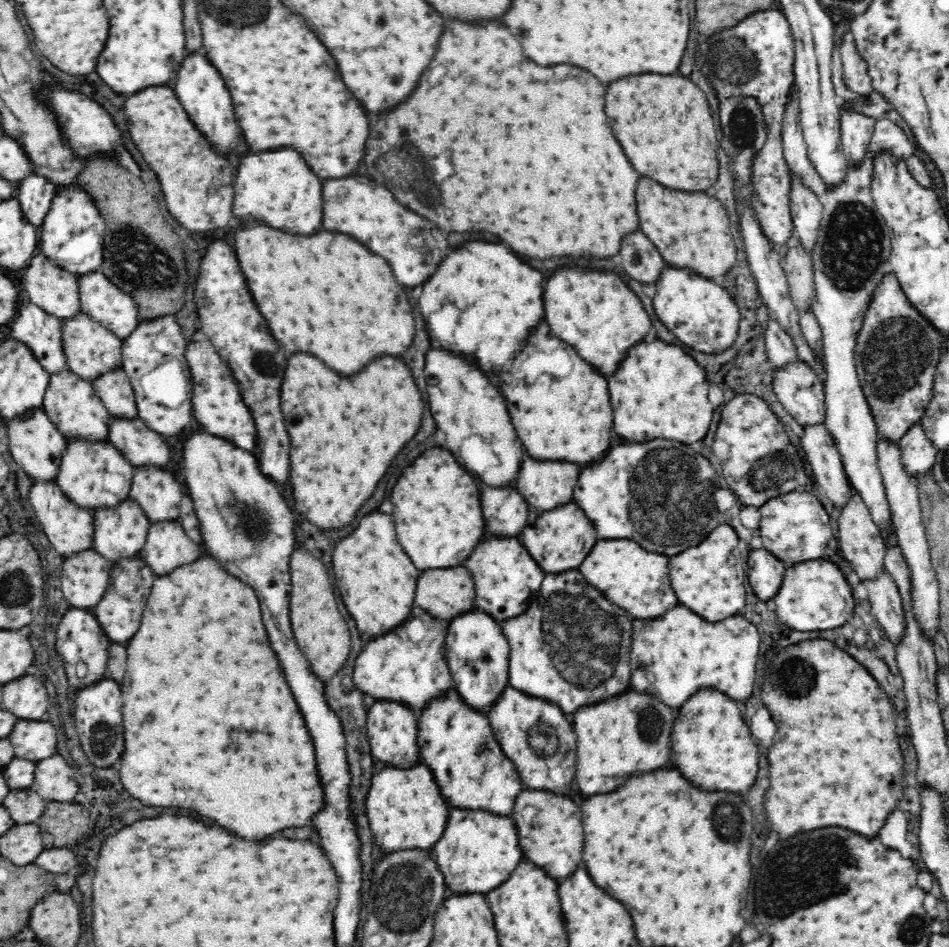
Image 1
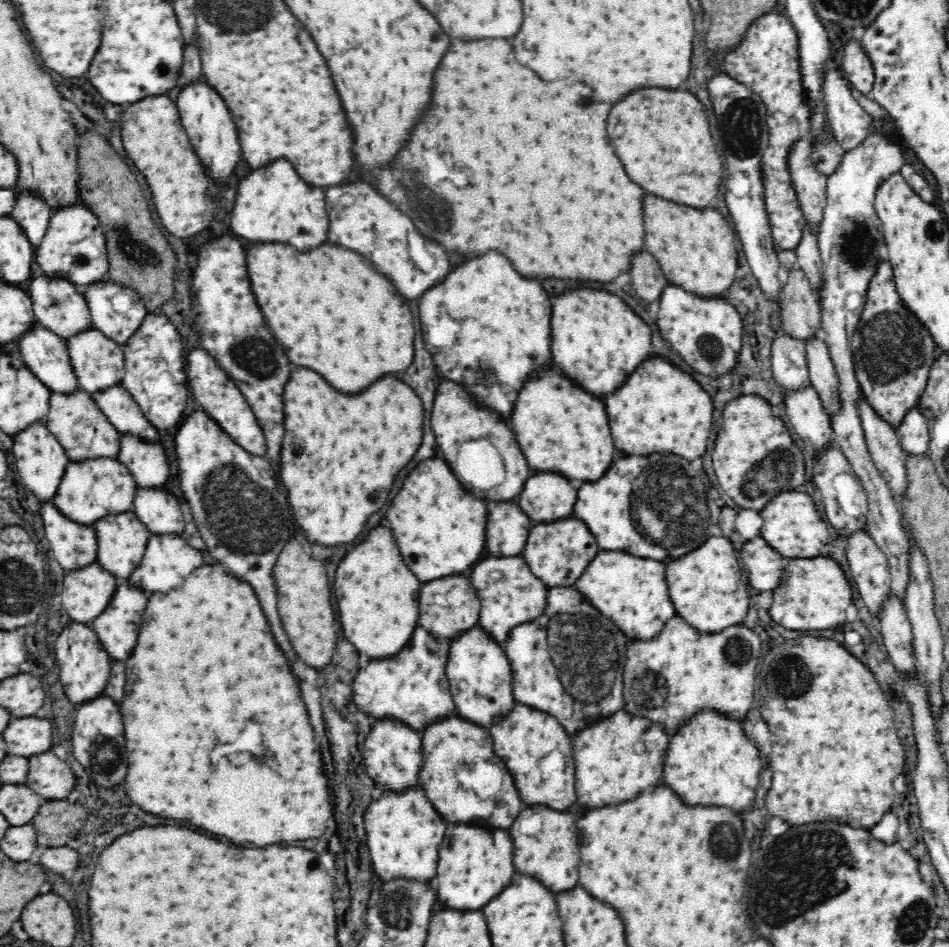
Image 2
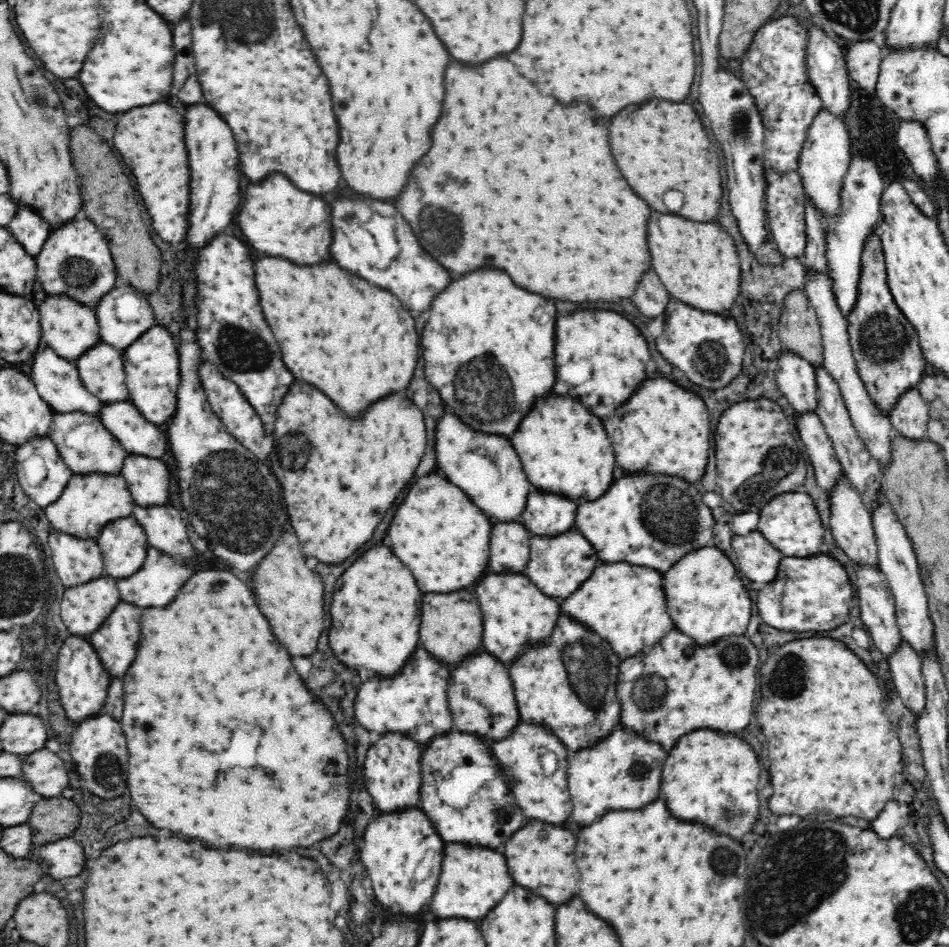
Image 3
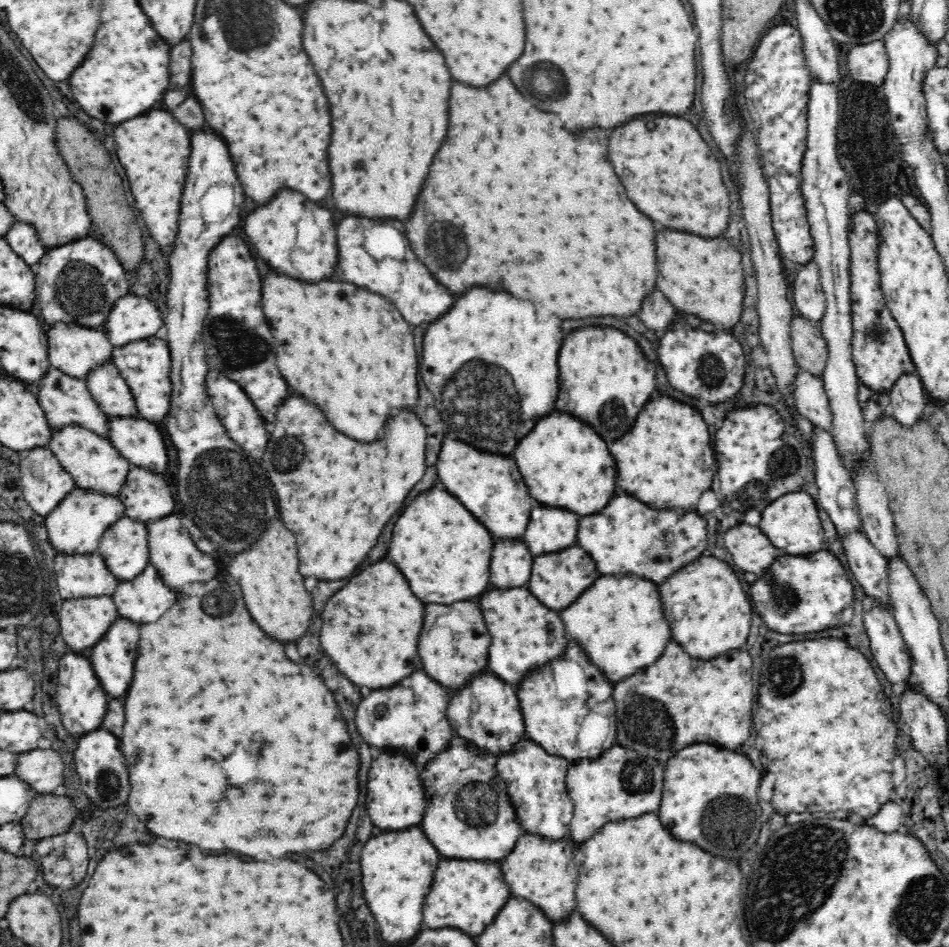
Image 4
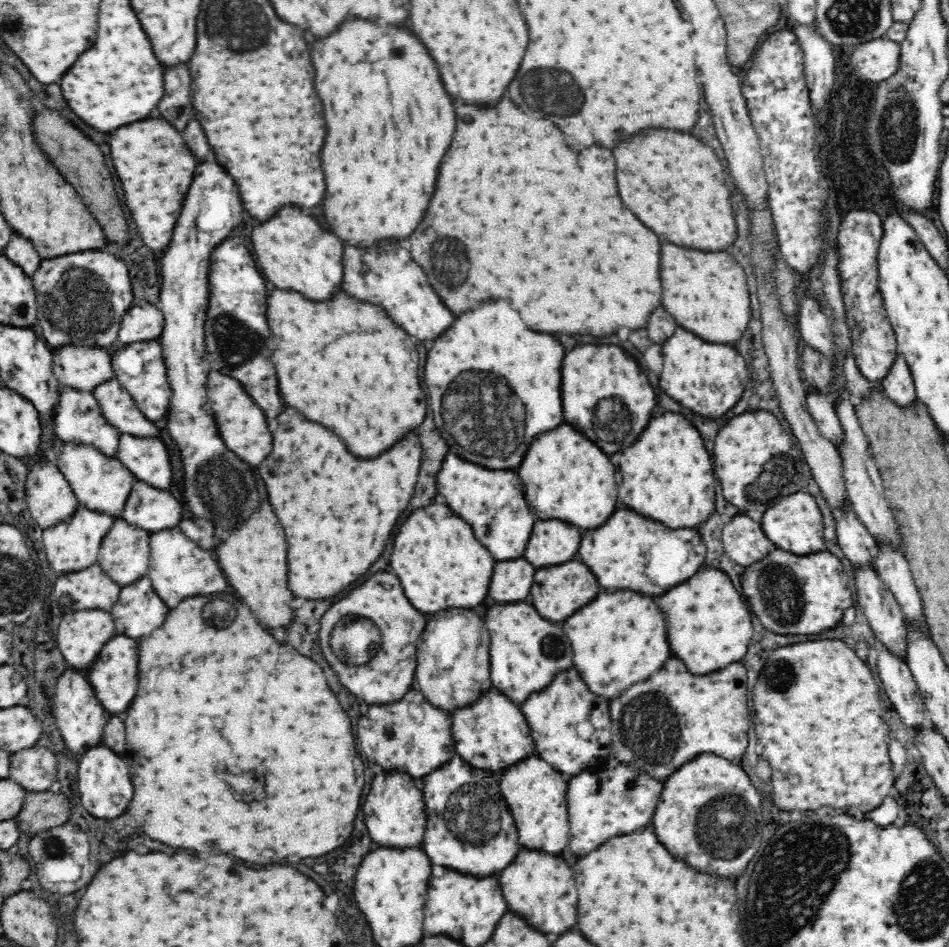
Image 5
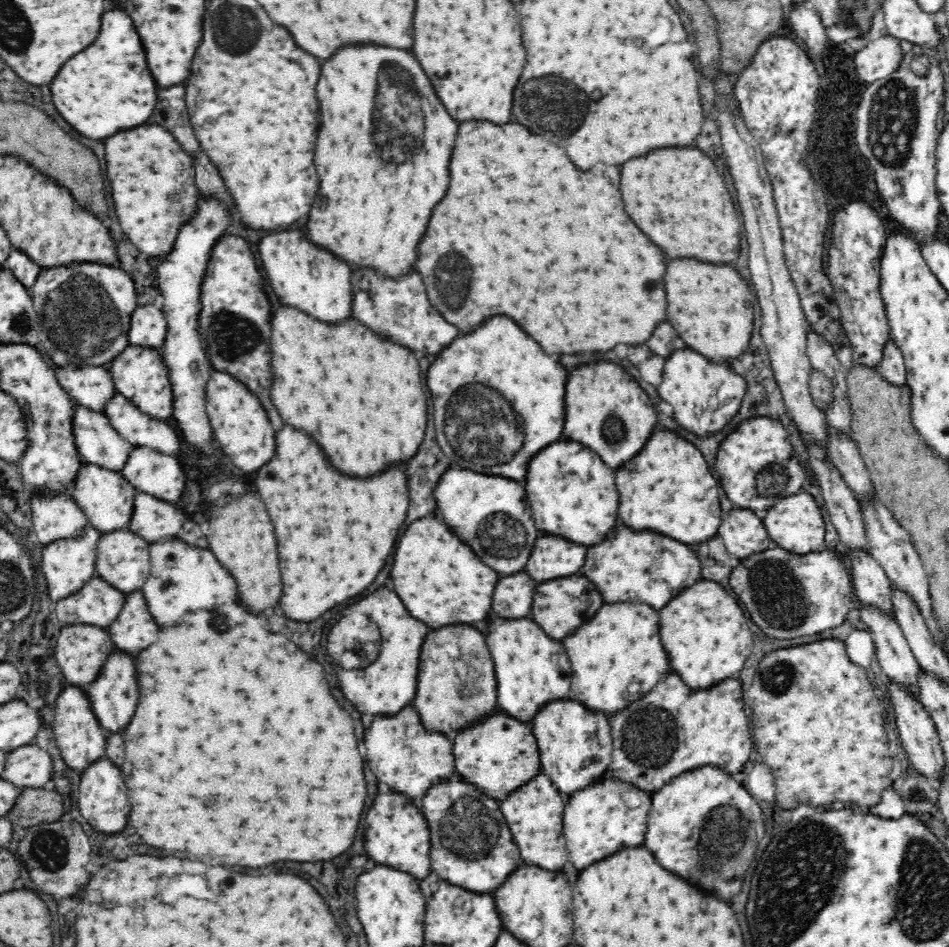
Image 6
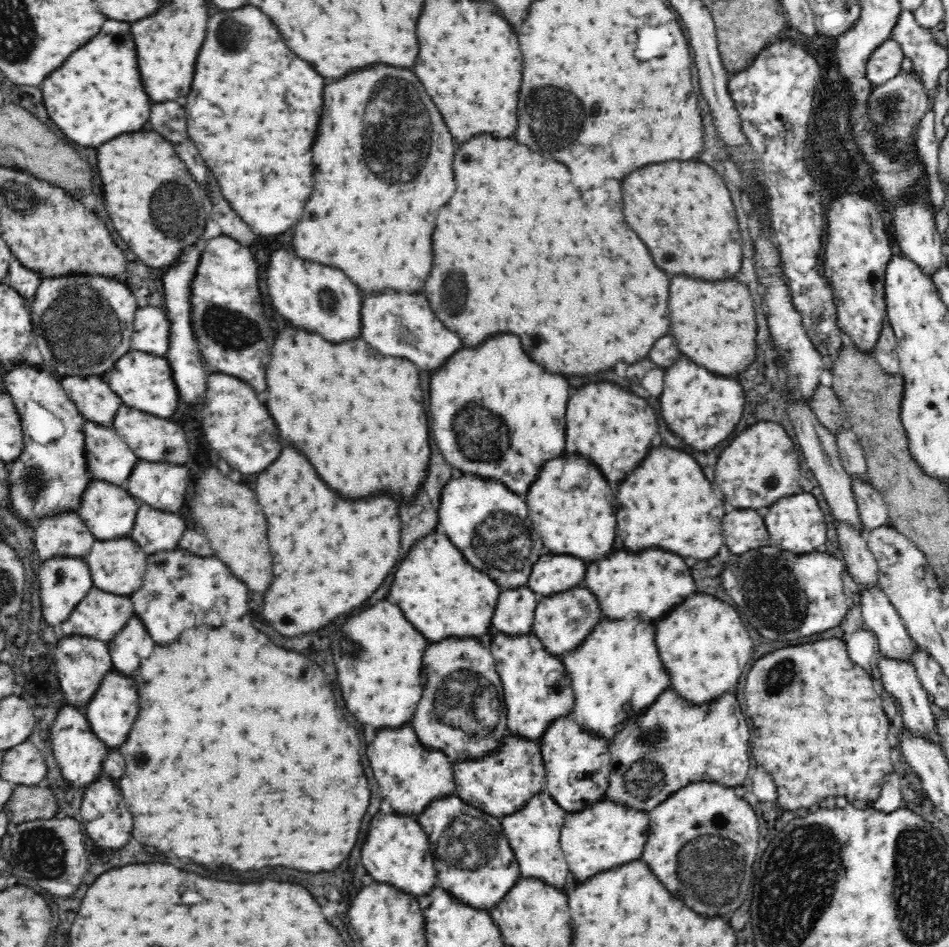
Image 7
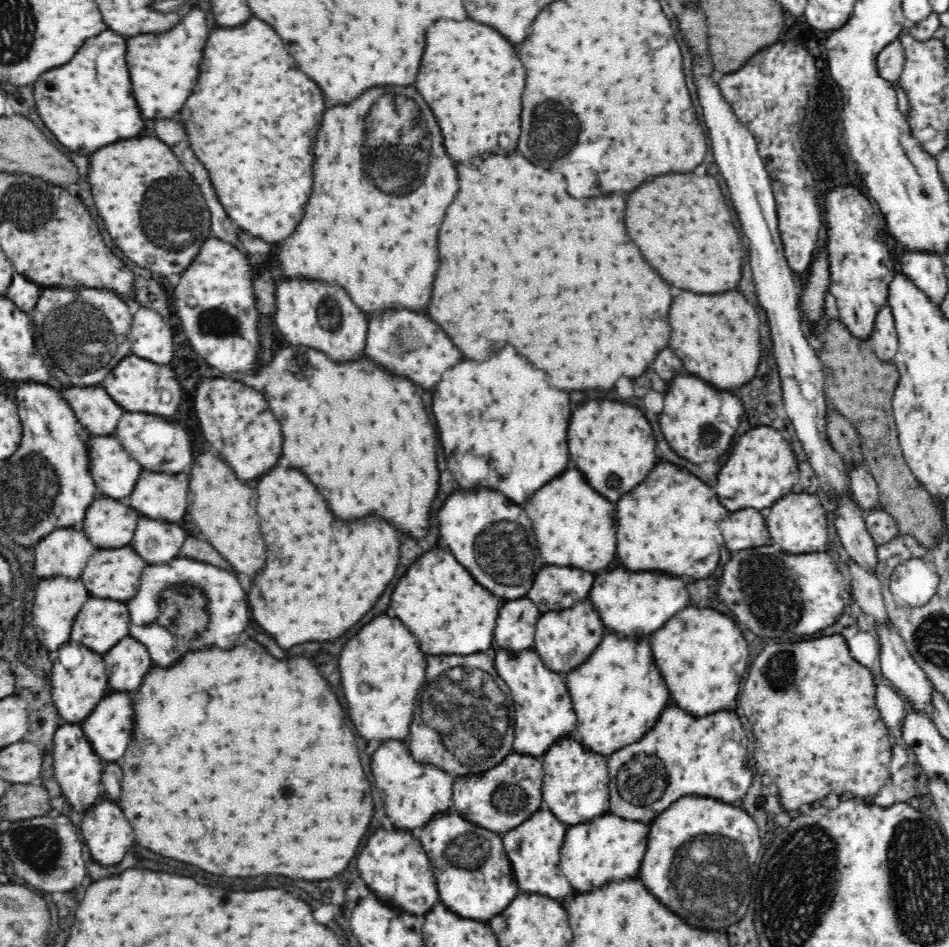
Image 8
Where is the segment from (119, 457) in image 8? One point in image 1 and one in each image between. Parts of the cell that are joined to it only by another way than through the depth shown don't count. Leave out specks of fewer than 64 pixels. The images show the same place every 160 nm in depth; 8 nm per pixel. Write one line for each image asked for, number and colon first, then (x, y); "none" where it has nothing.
1: (41, 332)
2: (43, 352)
3: (58, 382)
4: (66, 401)
5: (78, 418)
6: (98, 443)
7: (109, 458)

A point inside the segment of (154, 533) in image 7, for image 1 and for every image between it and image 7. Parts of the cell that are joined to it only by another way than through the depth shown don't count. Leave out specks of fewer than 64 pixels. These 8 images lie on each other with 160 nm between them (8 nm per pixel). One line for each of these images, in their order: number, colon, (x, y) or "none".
1: (142, 447)
2: (147, 462)
3: (147, 479)
4: (147, 498)
5: (150, 509)
6: (155, 520)

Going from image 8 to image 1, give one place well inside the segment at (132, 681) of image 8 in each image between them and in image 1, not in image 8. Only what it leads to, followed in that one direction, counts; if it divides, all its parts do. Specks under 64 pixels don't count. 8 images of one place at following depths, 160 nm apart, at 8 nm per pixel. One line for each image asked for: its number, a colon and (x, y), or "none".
1: (166, 548)
2: (167, 561)
3: (155, 583)
4: (144, 599)
5: (138, 612)
6: (134, 630)
7: (132, 643)

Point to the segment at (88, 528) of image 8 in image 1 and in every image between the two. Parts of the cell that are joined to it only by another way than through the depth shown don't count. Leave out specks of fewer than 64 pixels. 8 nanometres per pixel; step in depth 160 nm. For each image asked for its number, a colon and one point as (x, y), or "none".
1: (71, 404)
2: (75, 420)
3: (84, 444)
4: (95, 465)
5: (102, 484)
6: (106, 498)
7: (109, 511)

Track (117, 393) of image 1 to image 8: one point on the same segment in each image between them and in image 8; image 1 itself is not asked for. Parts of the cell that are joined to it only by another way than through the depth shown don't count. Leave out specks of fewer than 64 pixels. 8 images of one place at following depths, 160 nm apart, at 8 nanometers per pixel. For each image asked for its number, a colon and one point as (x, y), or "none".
2: (121, 410)
3: (138, 436)
4: (140, 442)
5: (147, 459)
6: (159, 475)
7: (160, 485)
8: (156, 496)

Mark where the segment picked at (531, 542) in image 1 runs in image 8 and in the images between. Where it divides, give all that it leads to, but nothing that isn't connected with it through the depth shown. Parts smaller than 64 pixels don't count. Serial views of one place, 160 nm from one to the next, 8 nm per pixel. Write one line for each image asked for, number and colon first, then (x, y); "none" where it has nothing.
2: (558, 553)
3: (558, 565)
4: (557, 580)
5: (558, 591)
6: (560, 606)
7: (561, 622)
8: (564, 640)

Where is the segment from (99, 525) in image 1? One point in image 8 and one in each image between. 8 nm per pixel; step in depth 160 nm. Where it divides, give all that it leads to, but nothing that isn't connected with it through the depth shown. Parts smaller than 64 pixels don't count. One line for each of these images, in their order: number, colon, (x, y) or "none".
2: (121, 538)
3: (123, 543)
4: (123, 546)
5: (124, 555)
6: (122, 558)
7: (118, 566)
8: (114, 574)

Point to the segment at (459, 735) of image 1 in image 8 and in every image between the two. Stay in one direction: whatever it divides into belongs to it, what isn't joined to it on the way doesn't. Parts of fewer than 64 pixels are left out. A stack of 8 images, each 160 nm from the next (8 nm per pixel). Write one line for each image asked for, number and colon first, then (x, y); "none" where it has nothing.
2: (465, 781)
3: (464, 793)
4: (469, 816)
5: (469, 829)
6: (472, 847)
7: (474, 862)
8: (474, 878)

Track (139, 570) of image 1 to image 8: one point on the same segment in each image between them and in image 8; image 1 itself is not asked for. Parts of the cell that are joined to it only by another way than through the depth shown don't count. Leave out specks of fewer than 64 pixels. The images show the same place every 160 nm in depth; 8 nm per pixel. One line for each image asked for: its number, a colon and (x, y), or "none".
2: (117, 628)
3: (116, 642)
4: (112, 658)
5: (113, 677)
6: (114, 694)
7: (111, 712)
8: (108, 728)

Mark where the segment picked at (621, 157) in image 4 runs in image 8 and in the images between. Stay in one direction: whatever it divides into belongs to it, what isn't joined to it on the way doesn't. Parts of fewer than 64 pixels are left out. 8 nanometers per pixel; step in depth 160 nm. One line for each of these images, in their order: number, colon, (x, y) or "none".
5: (675, 185)
6: (676, 196)
7: (682, 211)
8: (684, 227)

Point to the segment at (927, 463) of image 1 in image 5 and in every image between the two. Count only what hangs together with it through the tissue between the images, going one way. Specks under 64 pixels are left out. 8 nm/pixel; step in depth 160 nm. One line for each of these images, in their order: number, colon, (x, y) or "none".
2: (913, 431)
3: (909, 415)
4: (907, 397)
5: (898, 384)

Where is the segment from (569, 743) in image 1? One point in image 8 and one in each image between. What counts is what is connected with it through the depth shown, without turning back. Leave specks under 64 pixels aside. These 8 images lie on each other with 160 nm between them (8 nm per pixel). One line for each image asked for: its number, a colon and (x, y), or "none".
2: (525, 736)
3: (544, 795)
4: (535, 780)
5: (536, 794)
6: (534, 813)
7: (533, 832)
8: (533, 848)

